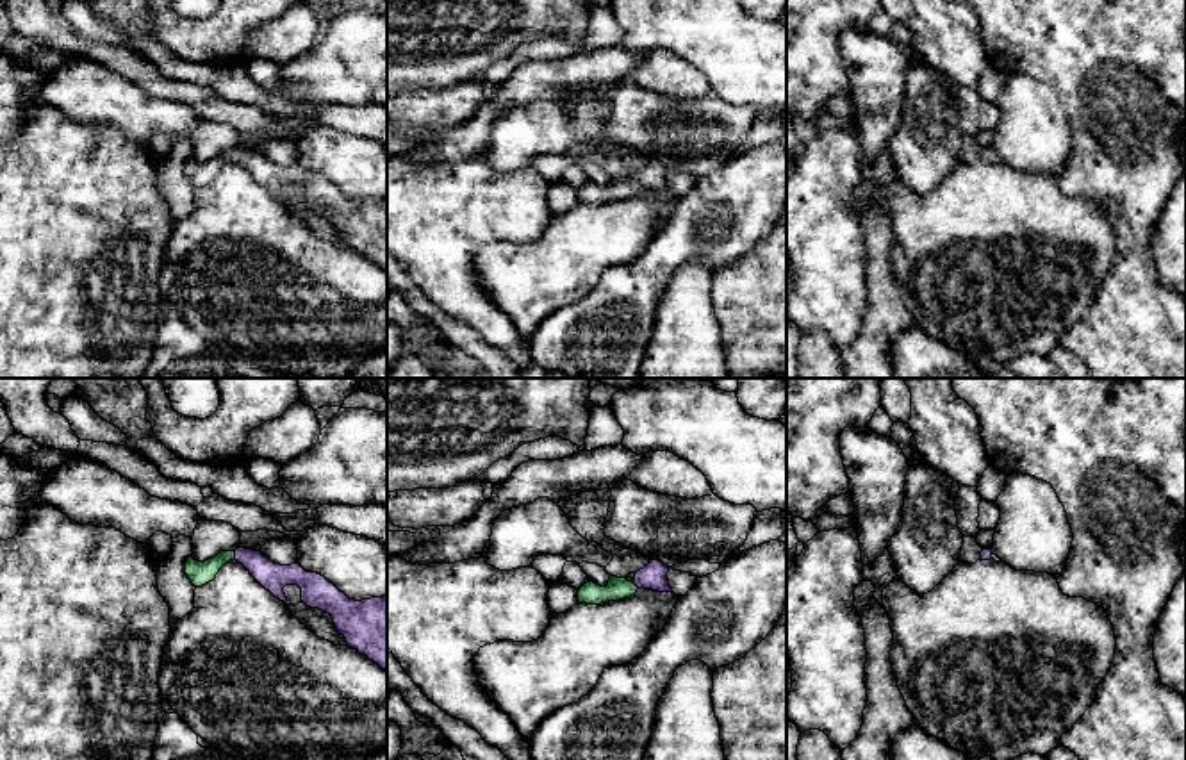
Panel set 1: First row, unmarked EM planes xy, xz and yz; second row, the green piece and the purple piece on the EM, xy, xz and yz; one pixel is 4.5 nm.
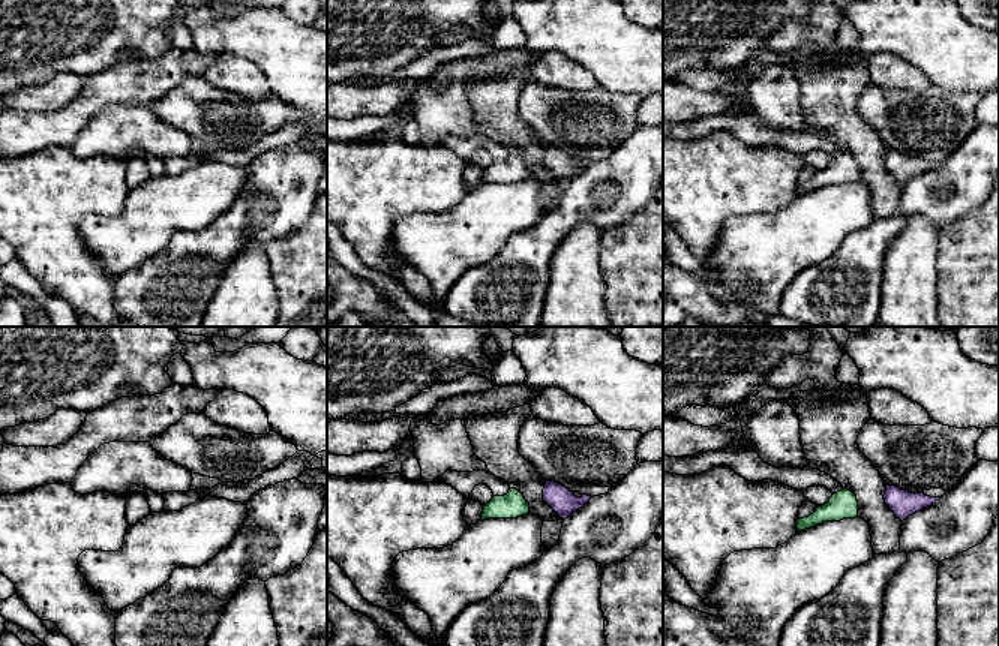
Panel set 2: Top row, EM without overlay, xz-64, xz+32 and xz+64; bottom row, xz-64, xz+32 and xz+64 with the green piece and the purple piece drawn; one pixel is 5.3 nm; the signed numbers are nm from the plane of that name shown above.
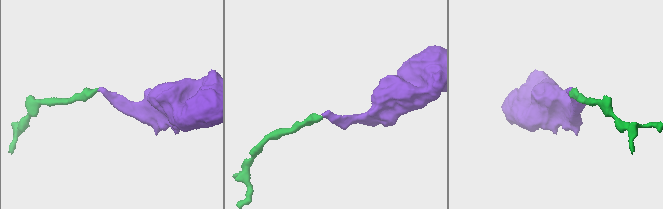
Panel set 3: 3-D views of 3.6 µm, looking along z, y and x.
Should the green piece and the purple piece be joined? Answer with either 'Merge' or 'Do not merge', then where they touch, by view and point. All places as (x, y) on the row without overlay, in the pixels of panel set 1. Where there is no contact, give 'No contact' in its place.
Merge. Touches green at xy (234, 156)

